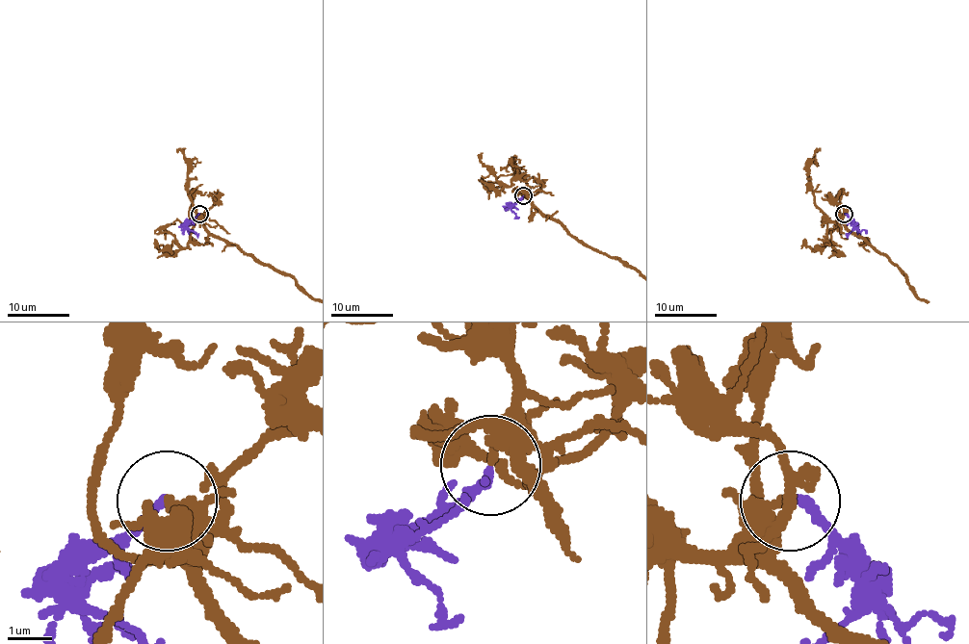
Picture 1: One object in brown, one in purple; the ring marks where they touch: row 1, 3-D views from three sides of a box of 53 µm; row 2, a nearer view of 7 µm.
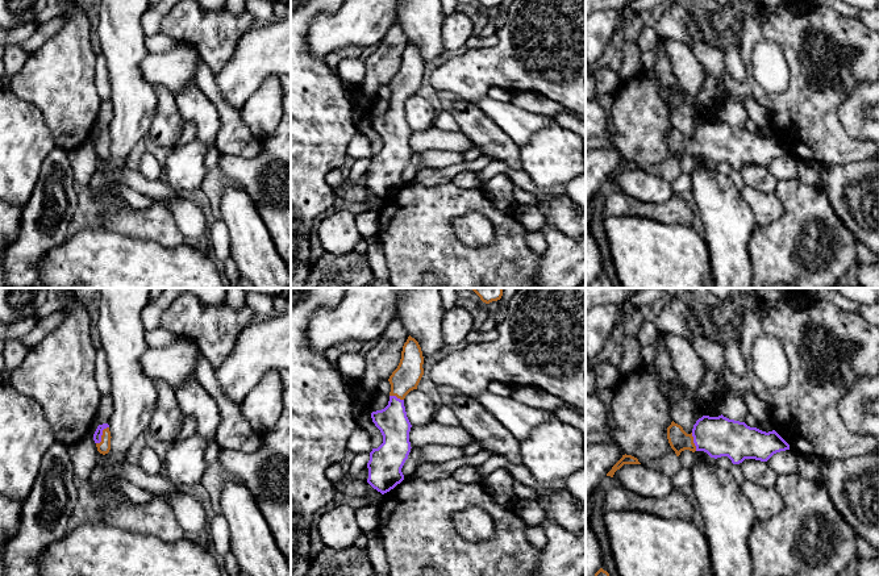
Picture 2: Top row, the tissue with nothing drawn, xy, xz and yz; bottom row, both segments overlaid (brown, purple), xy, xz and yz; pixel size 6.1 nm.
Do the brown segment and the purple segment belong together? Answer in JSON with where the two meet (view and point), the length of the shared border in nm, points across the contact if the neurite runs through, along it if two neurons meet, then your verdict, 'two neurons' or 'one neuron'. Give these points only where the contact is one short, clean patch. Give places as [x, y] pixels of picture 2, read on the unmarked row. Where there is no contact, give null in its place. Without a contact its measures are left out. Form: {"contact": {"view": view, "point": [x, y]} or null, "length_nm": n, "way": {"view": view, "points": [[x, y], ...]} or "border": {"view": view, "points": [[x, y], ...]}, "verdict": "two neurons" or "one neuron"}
{"contact": {"view": "xy", "point": [101, 141]}, "length_nm": 130, "way": {"view": "xy", "points": [[104, 151], [101, 141], [98, 140]]}, "verdict": "one neuron"}

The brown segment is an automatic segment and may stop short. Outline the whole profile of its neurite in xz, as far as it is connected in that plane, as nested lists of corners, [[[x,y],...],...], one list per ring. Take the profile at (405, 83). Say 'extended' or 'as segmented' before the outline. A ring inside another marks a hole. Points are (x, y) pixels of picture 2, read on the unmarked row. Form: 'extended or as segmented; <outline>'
extended; [[[408,42],[401,64],[388,87],[391,89],[388,110],[371,118],[372,128],[383,141],[383,149],[370,158],[367,188],[382,200],[404,185],[401,174],[411,158],[411,128],[407,122],[404,104],[417,95],[424,80],[424,62],[418,47]]]

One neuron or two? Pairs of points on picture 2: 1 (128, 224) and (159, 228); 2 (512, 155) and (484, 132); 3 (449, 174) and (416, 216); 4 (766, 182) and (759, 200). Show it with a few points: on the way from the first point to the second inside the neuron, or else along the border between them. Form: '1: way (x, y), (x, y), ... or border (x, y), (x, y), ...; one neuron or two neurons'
1: way (136, 224), (151, 224); one neuron
2: way (505, 150), (491, 138); one neuron
3: border (415, 180), (425, 186), (440, 186), (450, 182); two neurons
4: border (746, 184), (773, 192); two neurons

